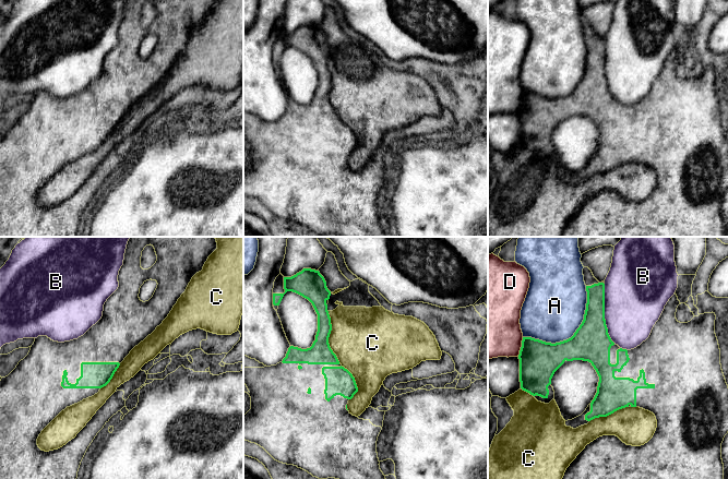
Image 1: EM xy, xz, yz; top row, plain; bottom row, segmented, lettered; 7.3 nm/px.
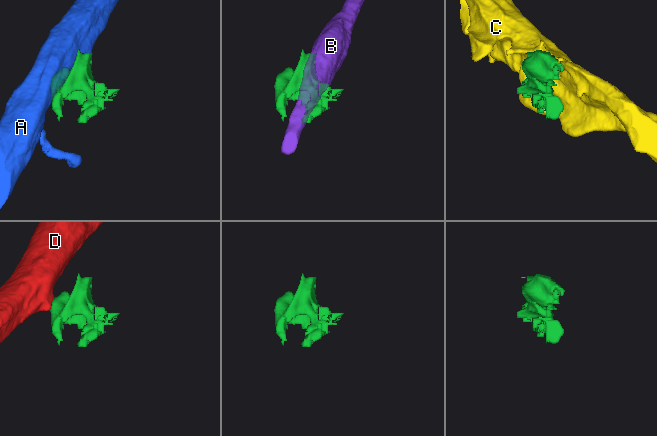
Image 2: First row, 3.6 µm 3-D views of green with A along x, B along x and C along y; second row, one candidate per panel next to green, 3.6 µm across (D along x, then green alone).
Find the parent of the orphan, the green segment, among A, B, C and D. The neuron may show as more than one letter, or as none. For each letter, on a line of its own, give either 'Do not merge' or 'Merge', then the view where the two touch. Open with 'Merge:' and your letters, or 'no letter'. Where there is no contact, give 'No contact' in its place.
Merge: no letter
A: Do not merge. Touches green in yz
B: Do not merge. Touches green in yz
C: Do not merge. Touches green in xz
D: Do not merge. Touches green in yz

